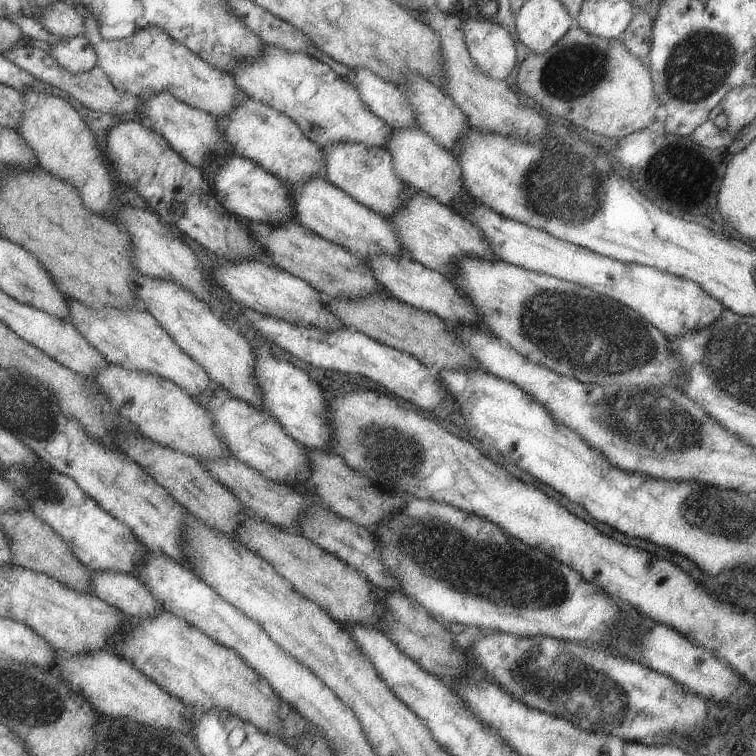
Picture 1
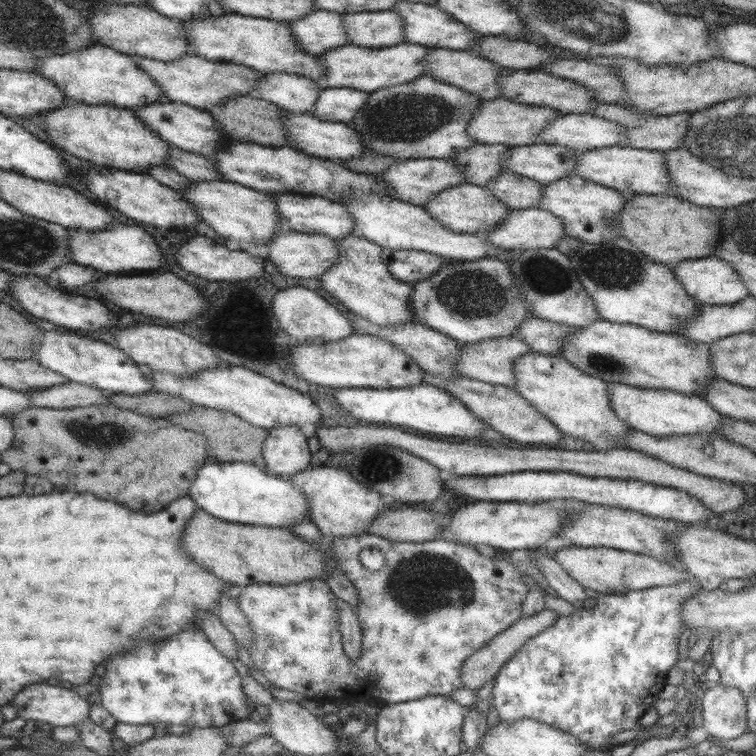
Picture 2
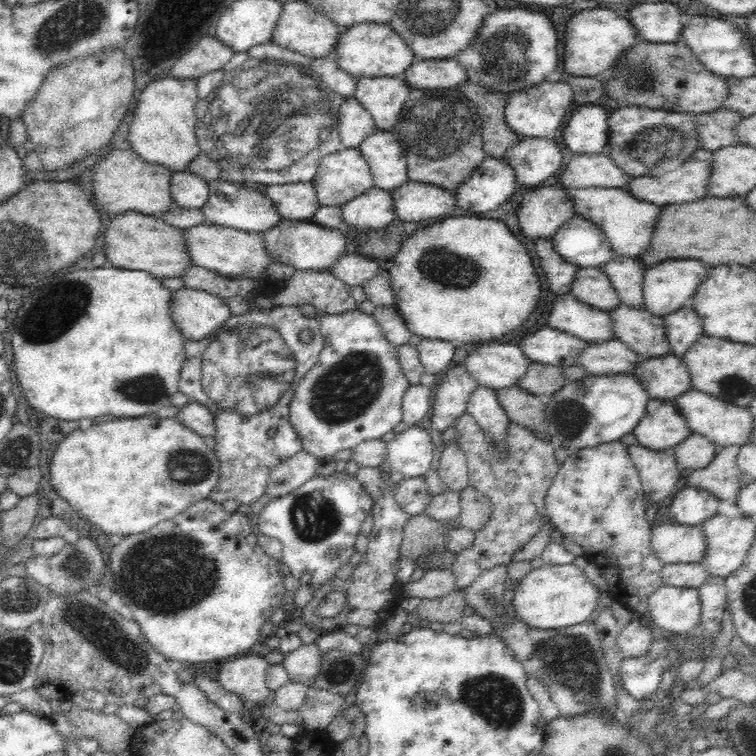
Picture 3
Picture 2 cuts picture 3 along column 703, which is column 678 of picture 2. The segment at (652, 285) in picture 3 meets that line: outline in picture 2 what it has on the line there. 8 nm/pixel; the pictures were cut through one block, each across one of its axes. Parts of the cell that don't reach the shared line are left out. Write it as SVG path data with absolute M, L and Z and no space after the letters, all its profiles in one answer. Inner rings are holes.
M715 256L699 260L683 260L675 268L671 268L671 272L677 278L679 286L683 288L683 292L701 306L731 306L747 296L747 290L739 280L739 276L735 274L735 270Z

